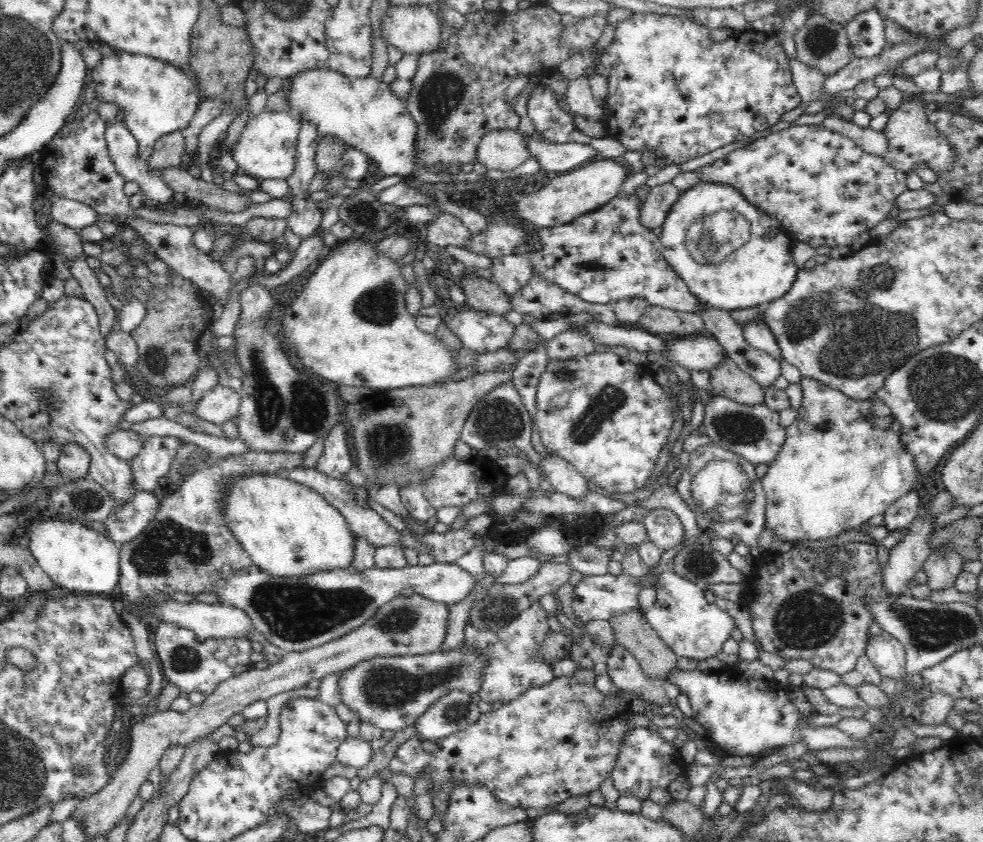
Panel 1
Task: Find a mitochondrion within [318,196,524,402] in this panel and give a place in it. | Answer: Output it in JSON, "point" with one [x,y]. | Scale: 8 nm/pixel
{"point":[378,305]}

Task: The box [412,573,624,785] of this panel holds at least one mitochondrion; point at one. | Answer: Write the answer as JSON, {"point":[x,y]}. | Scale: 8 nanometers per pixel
{"point":[498,609]}

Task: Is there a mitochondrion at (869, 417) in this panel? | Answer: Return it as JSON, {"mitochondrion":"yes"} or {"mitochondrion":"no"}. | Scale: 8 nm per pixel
{"mitochondrion":"no"}

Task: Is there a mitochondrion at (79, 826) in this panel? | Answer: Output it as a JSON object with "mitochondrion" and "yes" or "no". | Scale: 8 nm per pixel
{"mitochondrion":"no"}

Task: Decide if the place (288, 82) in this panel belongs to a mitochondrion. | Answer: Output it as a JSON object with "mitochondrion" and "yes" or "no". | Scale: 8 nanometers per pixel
{"mitochondrion":"no"}

